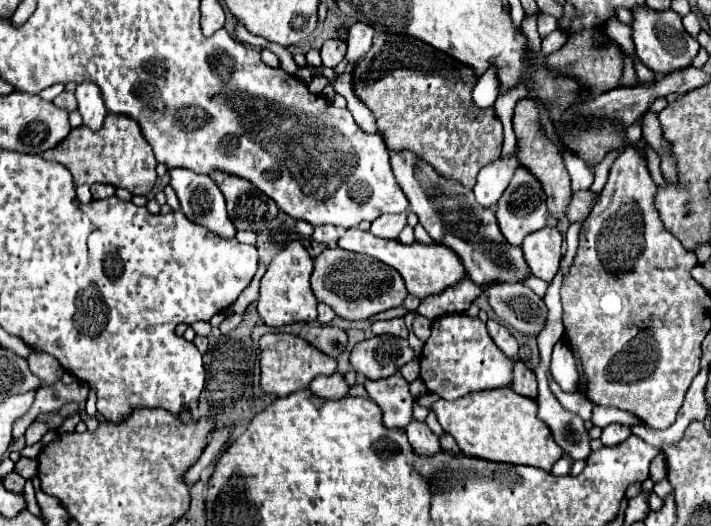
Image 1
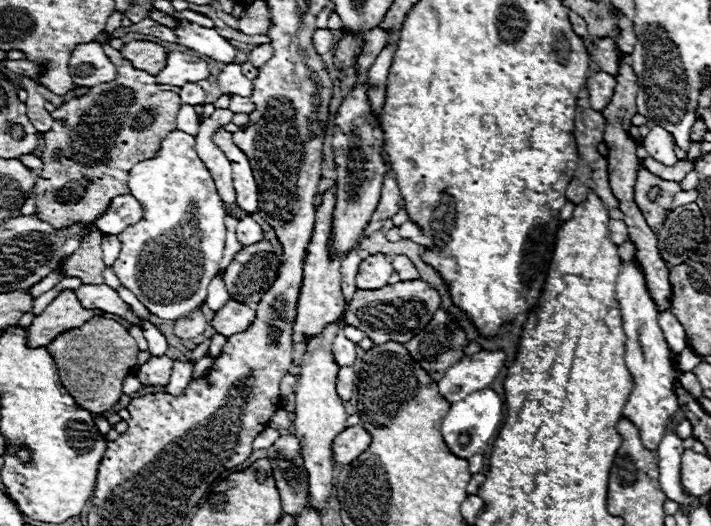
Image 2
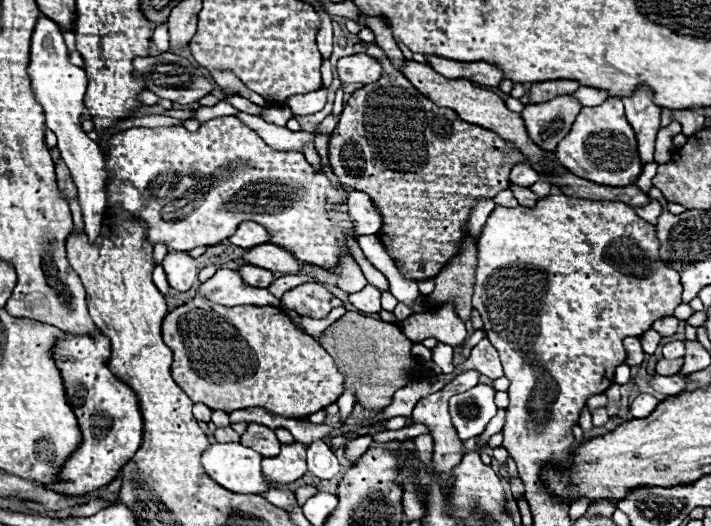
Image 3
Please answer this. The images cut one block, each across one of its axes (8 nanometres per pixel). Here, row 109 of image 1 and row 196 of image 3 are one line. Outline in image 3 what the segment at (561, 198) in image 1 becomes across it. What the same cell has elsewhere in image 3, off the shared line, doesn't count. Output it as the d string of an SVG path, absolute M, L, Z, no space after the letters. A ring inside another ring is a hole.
M510 184L510 190L514 192L514 196L516 196L516 200L520 202L520 206L534 206L536 200L538 200L538 196L536 196L530 188L526 188L526 186Z

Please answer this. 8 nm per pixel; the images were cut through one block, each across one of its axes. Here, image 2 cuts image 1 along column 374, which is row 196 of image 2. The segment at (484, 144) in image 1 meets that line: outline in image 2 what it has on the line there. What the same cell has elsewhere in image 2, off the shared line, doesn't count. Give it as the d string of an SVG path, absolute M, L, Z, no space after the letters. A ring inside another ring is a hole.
M102 44L108 58L112 58L112 64L116 66L116 78L112 82L92 86L88 94L80 98L72 98L66 104L58 106L52 112L52 128L48 132L40 132L40 138L44 140L42 150L42 168L36 172L36 216L52 226L68 228L74 222L80 222L84 228L96 222L96 218L102 216L104 210L108 210L112 198L130 194L126 186L128 170L142 160L154 158L160 152L162 140L176 130L176 114L180 110L180 96L176 92L162 92L158 90L156 78L134 70L128 60L120 56L118 50L114 50L110 44Z

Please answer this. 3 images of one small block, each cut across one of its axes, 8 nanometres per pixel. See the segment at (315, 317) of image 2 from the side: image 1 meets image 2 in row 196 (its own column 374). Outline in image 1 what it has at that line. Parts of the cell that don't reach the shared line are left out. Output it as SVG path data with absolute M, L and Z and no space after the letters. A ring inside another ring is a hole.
M392 318L392 320L378 320L372 324L372 334L392 334L400 338L408 338L408 328L402 318Z

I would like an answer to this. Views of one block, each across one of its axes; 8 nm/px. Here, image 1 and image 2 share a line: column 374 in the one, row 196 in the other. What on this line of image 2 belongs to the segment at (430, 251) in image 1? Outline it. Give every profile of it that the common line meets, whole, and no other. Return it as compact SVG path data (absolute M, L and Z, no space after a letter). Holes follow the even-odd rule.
M222 128L222 130L216 130L212 138L216 140L216 146L224 150L224 156L230 160L232 182L236 190L236 204L250 214L258 212L258 186L256 186L248 156L232 142L232 132Z

